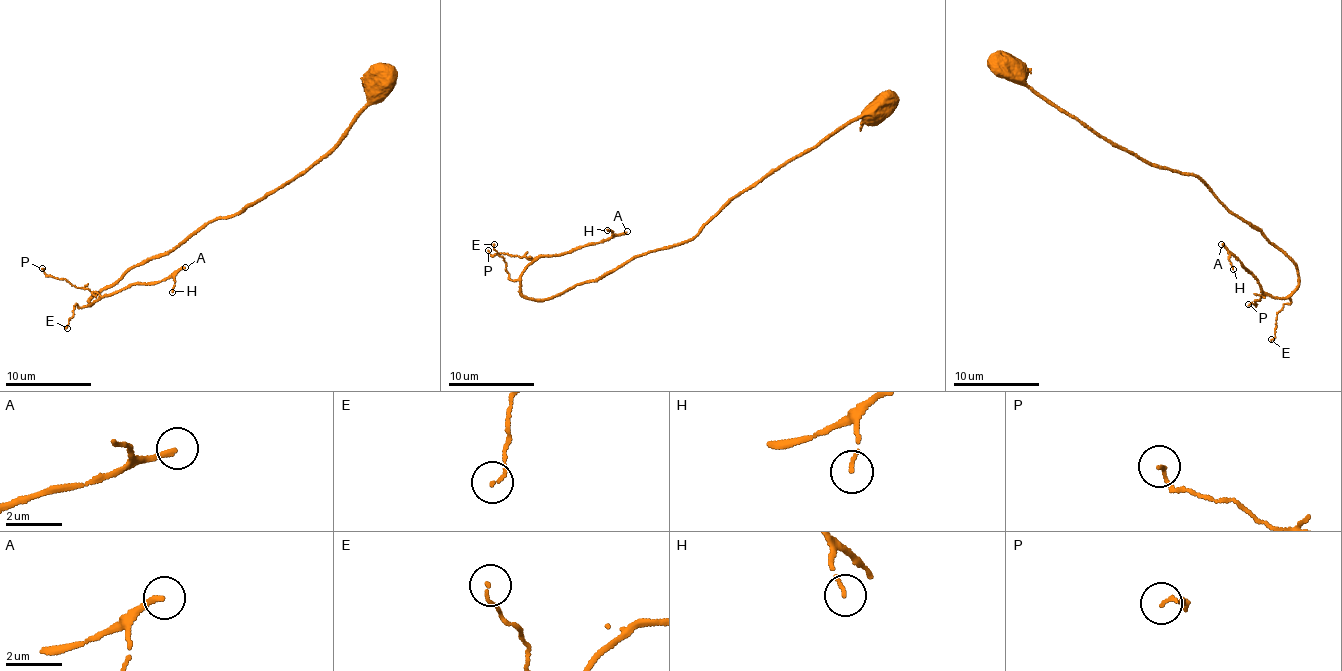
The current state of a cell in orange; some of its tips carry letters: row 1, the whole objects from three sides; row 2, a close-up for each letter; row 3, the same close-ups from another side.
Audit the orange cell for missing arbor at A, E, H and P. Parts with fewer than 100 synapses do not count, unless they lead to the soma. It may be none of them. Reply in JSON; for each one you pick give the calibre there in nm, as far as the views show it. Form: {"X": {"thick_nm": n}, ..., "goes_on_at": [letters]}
{"A": {"thick_nm": 190}, "goes_on_at": ["A"]}

